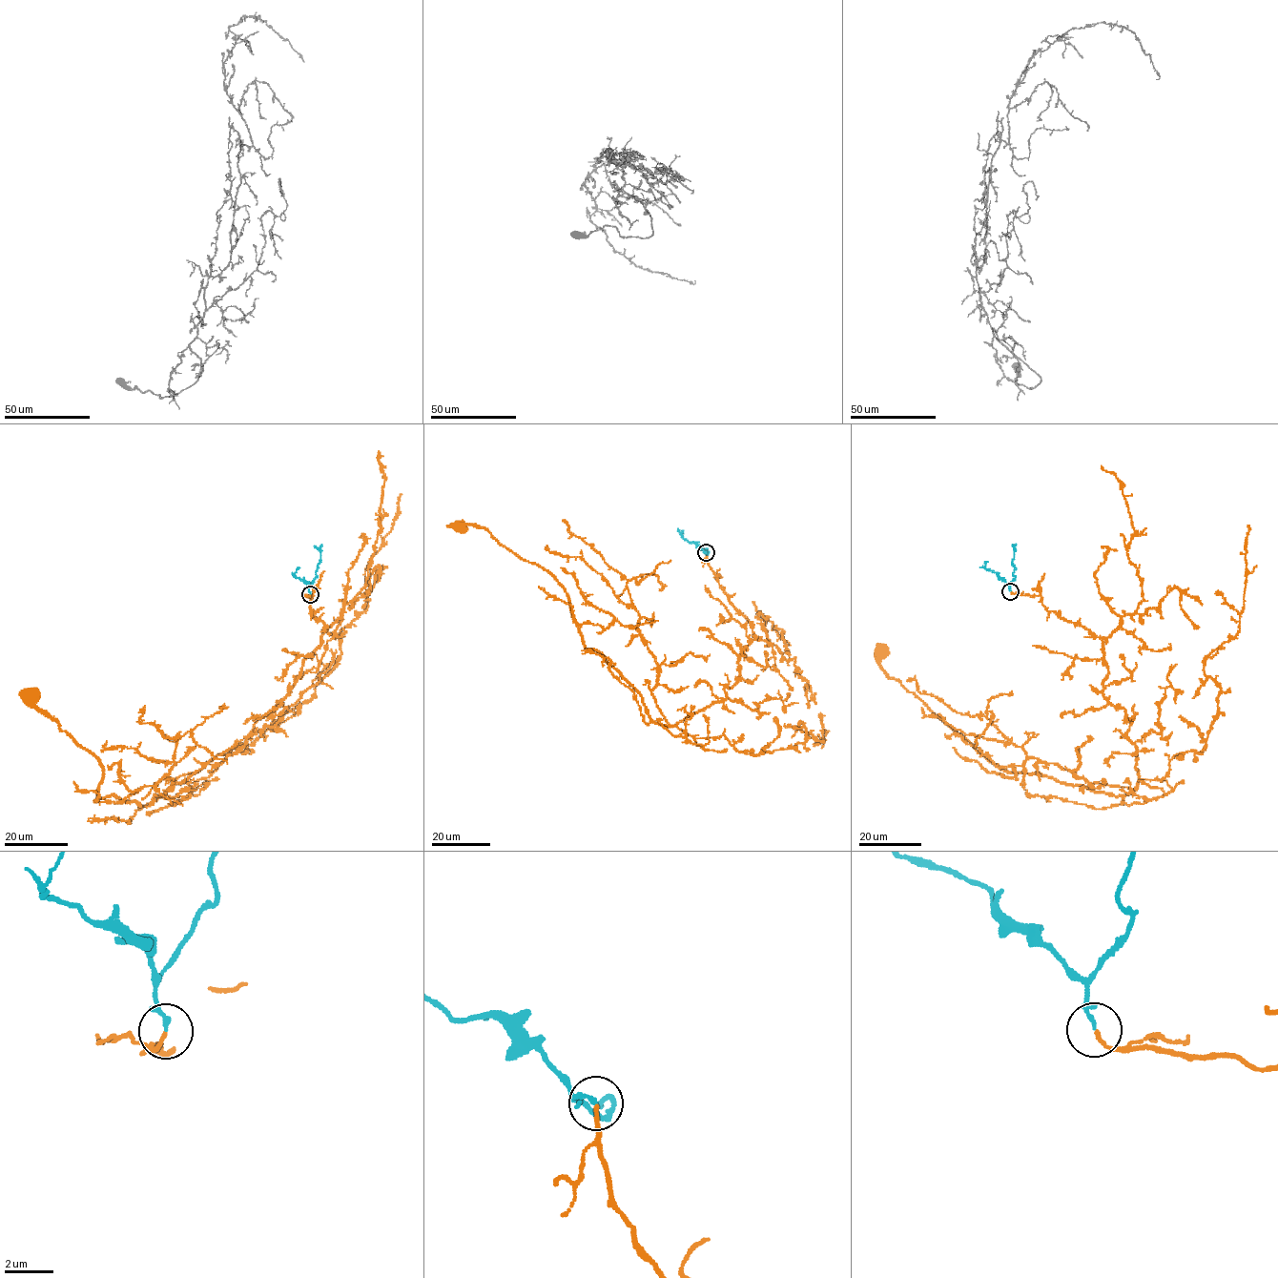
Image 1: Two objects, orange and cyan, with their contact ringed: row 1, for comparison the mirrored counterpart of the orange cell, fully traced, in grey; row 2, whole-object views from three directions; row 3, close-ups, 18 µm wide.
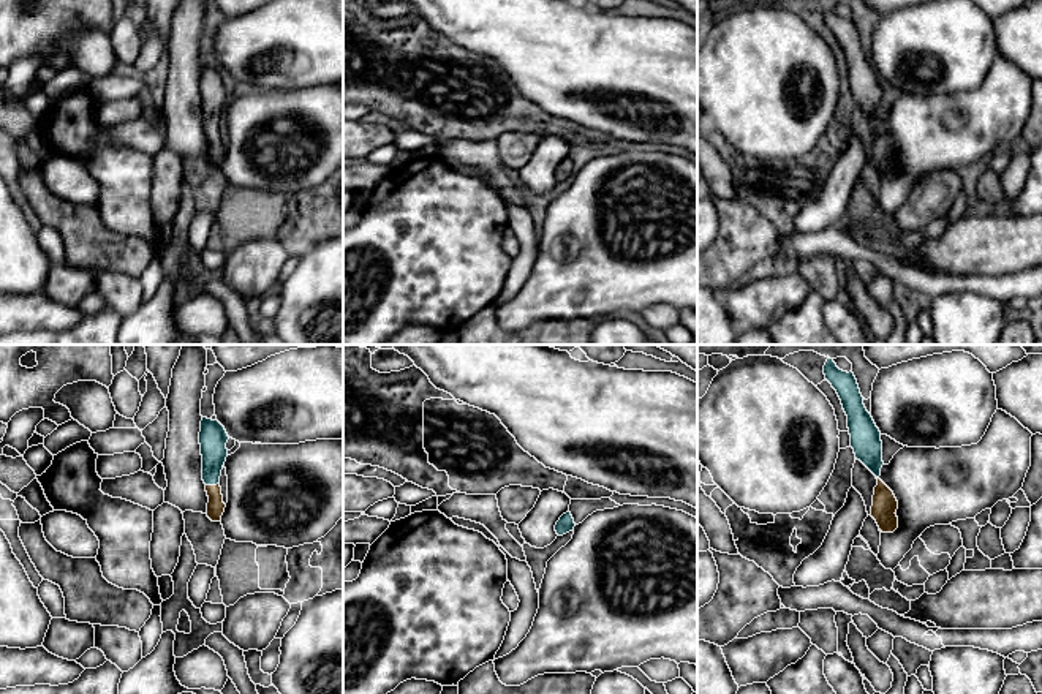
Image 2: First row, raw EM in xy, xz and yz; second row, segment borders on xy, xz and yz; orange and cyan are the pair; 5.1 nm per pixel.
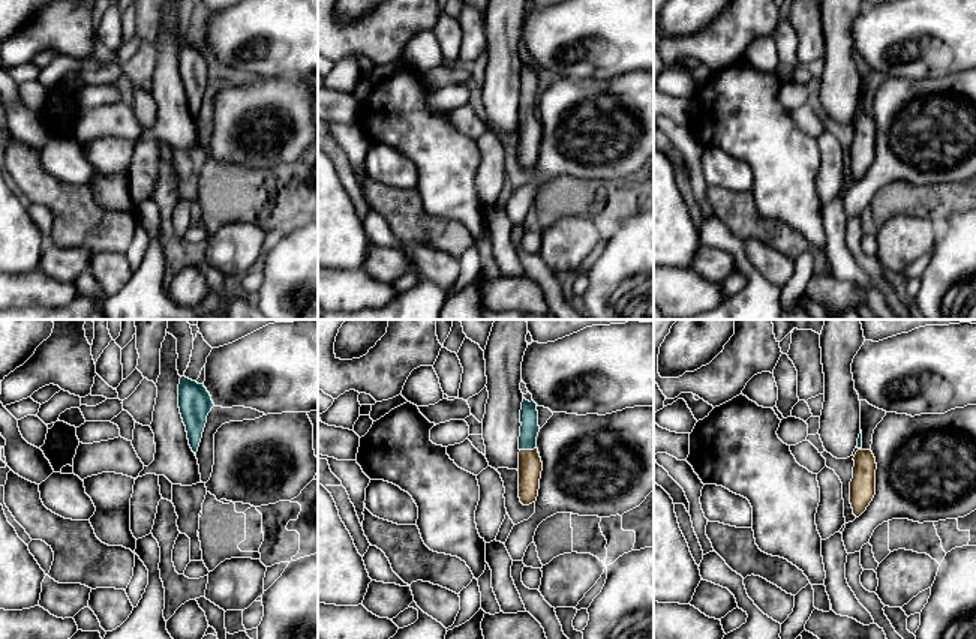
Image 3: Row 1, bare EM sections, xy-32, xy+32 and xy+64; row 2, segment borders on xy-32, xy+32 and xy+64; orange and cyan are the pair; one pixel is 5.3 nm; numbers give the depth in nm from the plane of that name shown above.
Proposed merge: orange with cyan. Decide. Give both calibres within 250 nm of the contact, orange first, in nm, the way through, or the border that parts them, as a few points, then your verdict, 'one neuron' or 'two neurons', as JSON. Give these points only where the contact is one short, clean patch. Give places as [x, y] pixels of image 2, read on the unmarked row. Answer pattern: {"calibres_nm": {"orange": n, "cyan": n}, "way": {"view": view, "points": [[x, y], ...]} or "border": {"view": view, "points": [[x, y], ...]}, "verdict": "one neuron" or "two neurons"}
{"calibres_nm": {"orange": 90, "cyan": 140}, "way": {"view": "xy", "points": [[215, 152], [215, 141], [211, 132], [212, 82]]}, "verdict": "one neuron"}

